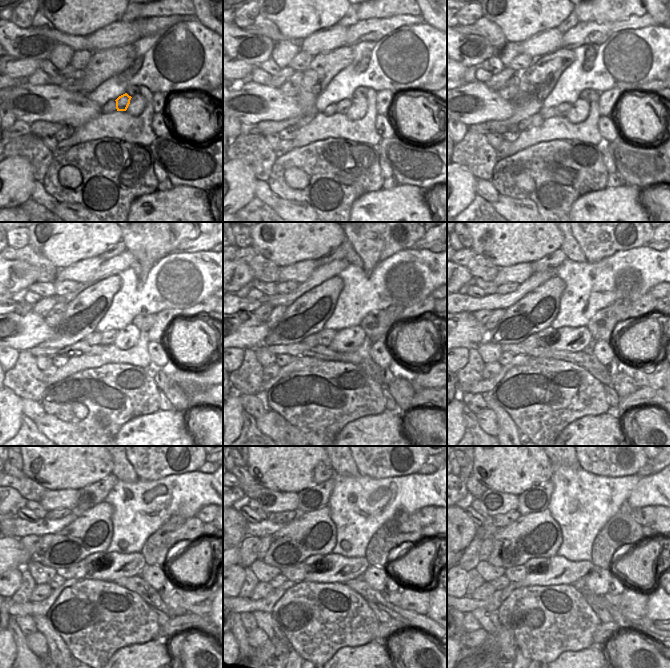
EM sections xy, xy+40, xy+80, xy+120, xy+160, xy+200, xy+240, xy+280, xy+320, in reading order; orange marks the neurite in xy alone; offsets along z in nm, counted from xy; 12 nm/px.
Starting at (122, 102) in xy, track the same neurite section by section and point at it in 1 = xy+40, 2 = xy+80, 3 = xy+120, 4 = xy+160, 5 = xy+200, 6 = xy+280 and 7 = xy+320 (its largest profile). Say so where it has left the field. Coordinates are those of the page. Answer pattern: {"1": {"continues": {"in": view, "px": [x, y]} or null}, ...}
{"1": {"continues": {"in": "xy+40", "px": [343, 106]}}, "2": {"continues": {"in": "xy+80", "px": [562, 110]}}, "3": {"continues": {"in": "xy+120", "px": [107, 337]}}, "4": {"continues": {"in": "xy+160", "px": [325, 336]}}, "5": {"continues": {"in": "xy+200", "px": [548, 332]}}, "6": {"continues": {"in": "xy+280", "px": [309, 562]}}, "7": {"continues": {"in": "xy+320", "px": [532, 565]}}}

